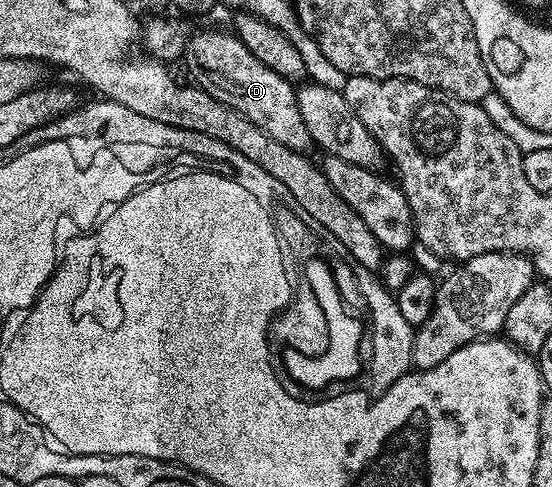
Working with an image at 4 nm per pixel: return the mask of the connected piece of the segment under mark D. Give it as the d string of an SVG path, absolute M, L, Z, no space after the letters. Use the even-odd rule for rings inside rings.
M219 30L192 33L188 37L182 61L187 62L190 81L194 85L209 92L209 96L221 104L241 112L241 116L257 124L261 132L273 136L277 144L285 144L285 148L300 152L312 149L311 137L301 120L301 108L297 108L296 87L273 72L273 68L265 68L265 64L261 64L261 60L257 60L257 56L253 56L253 52L249 52L249 48L245 48L234 33L222 34Z

